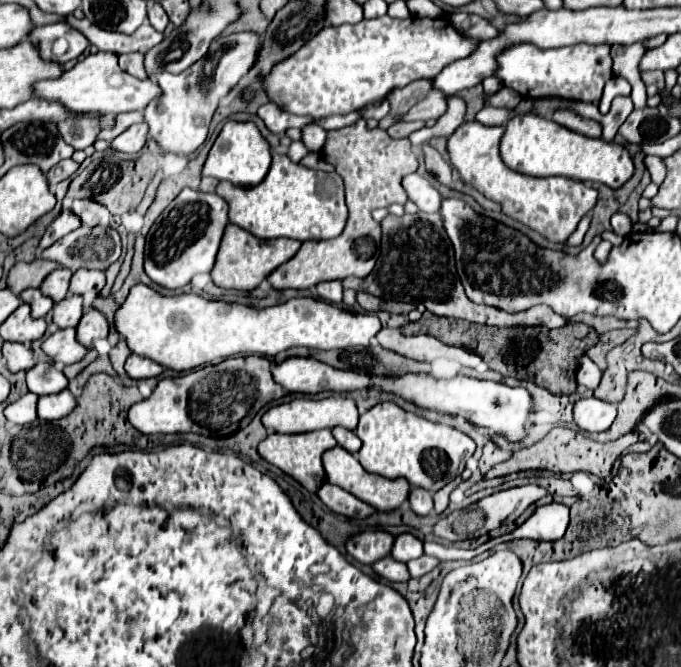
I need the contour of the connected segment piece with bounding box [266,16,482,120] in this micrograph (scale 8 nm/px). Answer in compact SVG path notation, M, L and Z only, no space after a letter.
M390 16L374 18L374 20L362 20L358 24L342 24L342 26L326 26L322 34L316 34L298 54L288 58L286 62L280 62L270 78L266 78L266 94L272 96L272 100L290 110L292 114L300 116L312 116L316 120L326 118L330 114L348 114L354 110L360 110L368 102L376 102L388 96L390 90L402 88L414 80L422 78L436 78L438 72L462 58L468 58L474 54L482 40L462 36L450 26L446 18L406 18L396 20Z

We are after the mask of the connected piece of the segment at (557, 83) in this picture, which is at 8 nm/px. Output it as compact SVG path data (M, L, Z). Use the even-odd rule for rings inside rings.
M530 42L506 46L496 54L494 76L518 92L522 98L570 98L598 104L606 80L612 76L612 58L608 46L574 44L564 48L542 50Z

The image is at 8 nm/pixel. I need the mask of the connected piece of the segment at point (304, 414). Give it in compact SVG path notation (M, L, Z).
M328 396L322 400L296 398L288 404L280 404L280 406L270 408L262 416L262 424L266 426L268 432L282 432L282 434L314 432L314 430L322 430L322 428L334 428L334 426L344 426L348 430L354 430L358 424L358 408L350 396Z

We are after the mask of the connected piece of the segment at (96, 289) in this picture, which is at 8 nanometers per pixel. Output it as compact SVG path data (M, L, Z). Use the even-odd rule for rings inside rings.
M80 268L74 272L74 278L70 280L70 294L80 296L96 296L106 286L106 274L102 270L86 270Z

